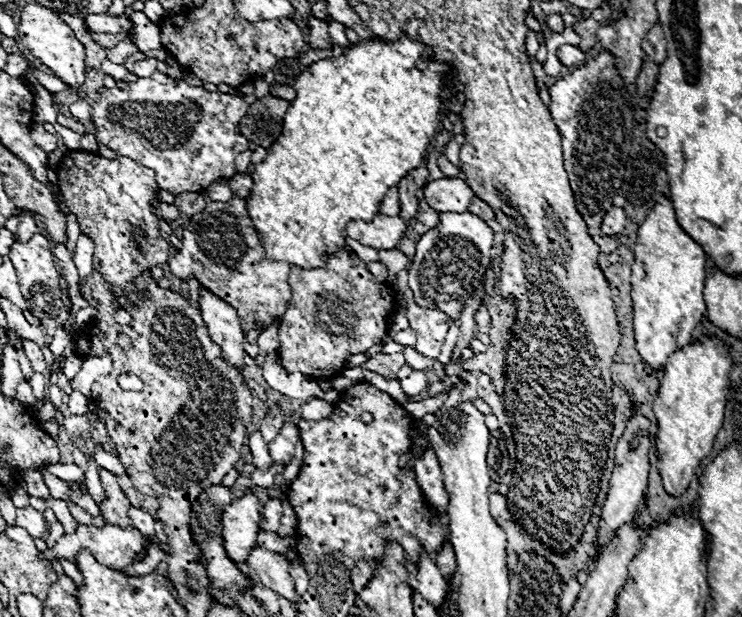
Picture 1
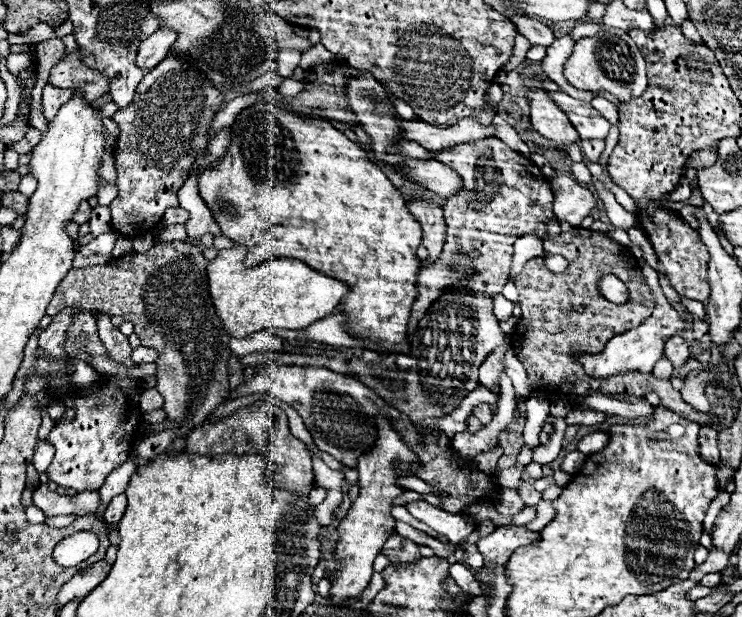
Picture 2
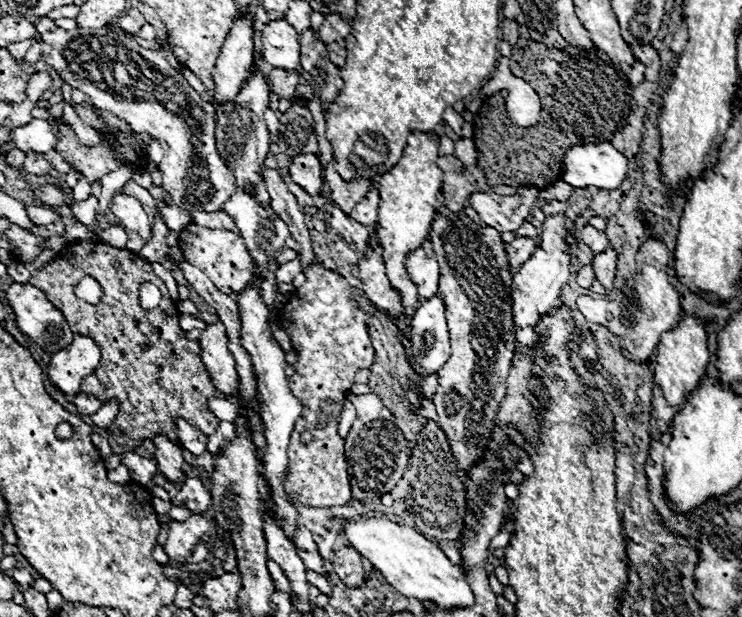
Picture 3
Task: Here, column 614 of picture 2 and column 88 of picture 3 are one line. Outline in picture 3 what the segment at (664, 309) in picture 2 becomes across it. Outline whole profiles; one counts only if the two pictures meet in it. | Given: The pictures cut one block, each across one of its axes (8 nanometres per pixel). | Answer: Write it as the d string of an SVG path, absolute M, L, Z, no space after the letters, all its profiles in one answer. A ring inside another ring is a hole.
M74 334L74 344L52 354L48 376L66 396L76 396L80 382L100 364L100 348L90 336Z

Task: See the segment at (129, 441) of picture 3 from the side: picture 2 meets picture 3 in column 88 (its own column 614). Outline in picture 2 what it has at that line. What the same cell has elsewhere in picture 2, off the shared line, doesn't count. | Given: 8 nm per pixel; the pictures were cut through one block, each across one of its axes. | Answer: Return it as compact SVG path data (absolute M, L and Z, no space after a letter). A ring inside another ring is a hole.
M574 228L572 232L560 234L558 238L544 236L544 254L564 256L568 260L566 270L554 274L546 268L544 258L534 258L528 260L524 270L516 276L518 304L522 308L522 316L516 324L516 330L512 332L512 348L524 364L528 378L532 380L532 386L537 390L532 396L558 394L560 400L572 404L574 398L588 396L594 392L630 396L644 396L644 392L656 392L664 408L702 426L712 426L712 422L716 422L716 416L692 410L682 400L680 392L674 390L672 384L666 380L646 376L640 372L620 373L605 379L595 379L586 376L582 372L582 366L572 360L572 352L602 350L612 336L628 332L630 328L642 324L642 320L650 318L654 310L654 296L646 286L642 270L632 252L626 246L616 244L614 240L598 232ZM604 274L614 274L626 284L630 298L624 304L612 304L598 294L596 282Z

